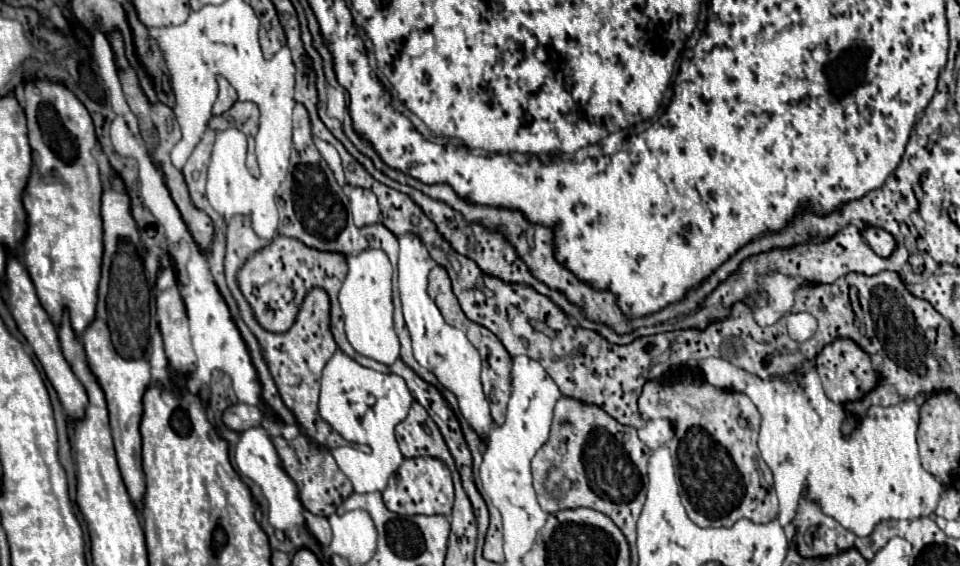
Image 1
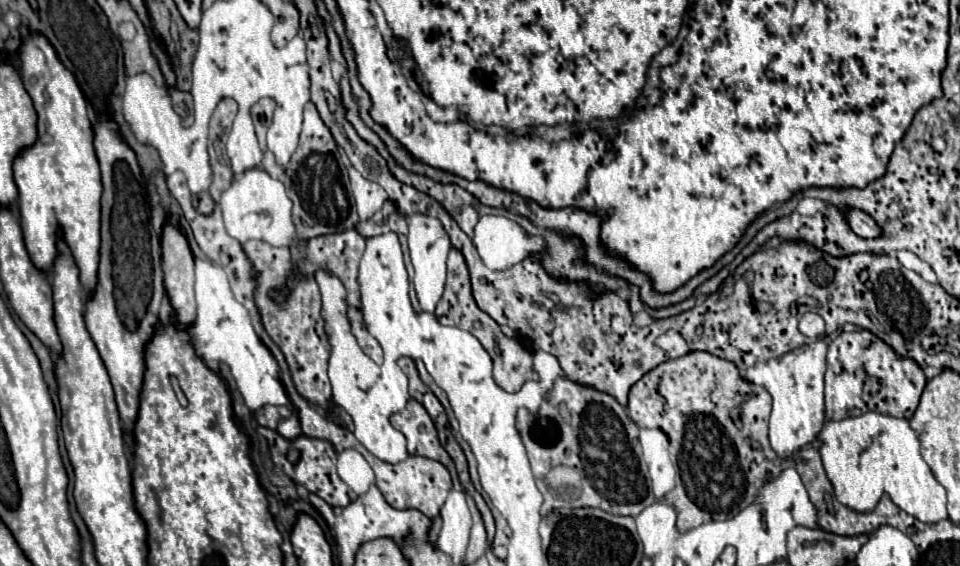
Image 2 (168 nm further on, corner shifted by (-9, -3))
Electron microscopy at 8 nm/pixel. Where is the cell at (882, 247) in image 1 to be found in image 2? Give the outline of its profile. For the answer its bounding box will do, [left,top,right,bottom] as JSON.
[845,208,881,238]

